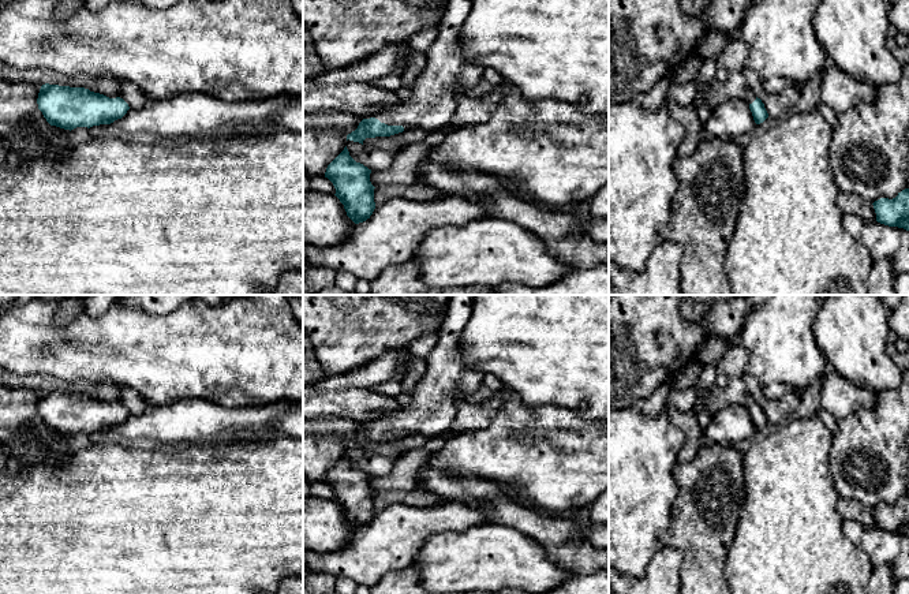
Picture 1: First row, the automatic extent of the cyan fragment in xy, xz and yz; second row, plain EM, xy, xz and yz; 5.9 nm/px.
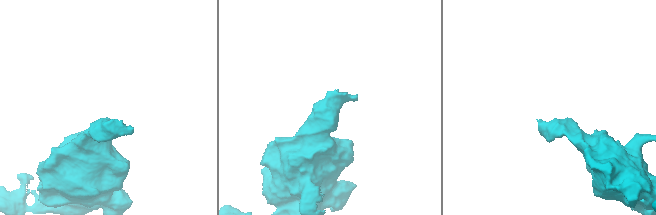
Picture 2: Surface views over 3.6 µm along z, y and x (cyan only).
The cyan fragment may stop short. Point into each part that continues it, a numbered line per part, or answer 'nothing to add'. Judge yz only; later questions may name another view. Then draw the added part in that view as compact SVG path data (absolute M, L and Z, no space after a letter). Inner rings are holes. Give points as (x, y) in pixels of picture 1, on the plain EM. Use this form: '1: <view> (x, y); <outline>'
1: yz (715, 399); M732 380L726 388L711 386L695 403L695 411L706 410L710 416L727 406L740 404L748 411L756 406L756 400L742 385L740 380Z

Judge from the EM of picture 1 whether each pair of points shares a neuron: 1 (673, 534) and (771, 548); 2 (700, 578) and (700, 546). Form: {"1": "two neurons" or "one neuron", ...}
{"1": "two neurons", "2": "one neuron"}

